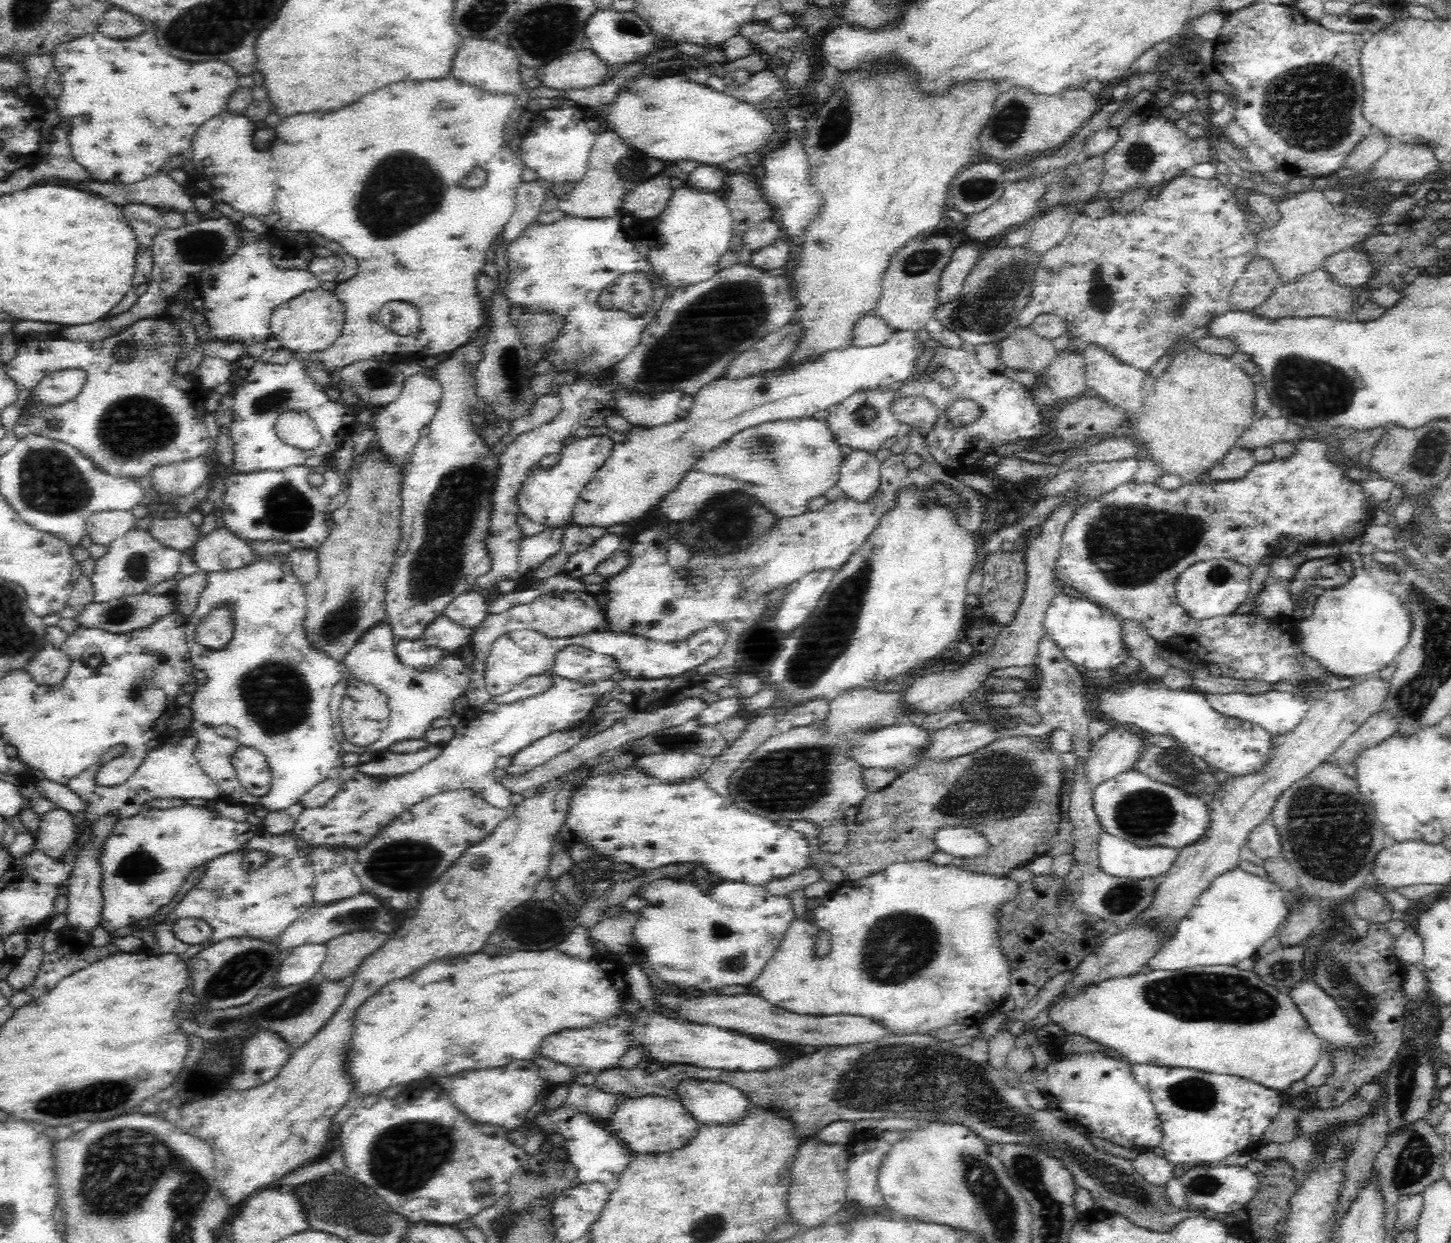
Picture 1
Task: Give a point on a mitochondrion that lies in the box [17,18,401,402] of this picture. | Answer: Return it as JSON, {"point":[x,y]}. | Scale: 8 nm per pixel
{"point":[191,244]}

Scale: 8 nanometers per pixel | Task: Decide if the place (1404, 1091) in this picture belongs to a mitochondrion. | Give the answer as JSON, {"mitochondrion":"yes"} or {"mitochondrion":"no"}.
{"mitochondrion":"yes"}

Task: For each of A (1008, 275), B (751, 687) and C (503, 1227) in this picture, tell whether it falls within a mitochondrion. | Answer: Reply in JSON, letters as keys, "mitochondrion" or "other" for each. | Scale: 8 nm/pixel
{"A":"mitochondrion","B":"other","C":"other"}

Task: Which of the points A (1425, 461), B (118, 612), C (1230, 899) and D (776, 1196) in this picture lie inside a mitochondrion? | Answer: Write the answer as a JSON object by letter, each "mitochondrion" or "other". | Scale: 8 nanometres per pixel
{"A":"mitochondrion","B":"mitochondrion","C":"other","D":"other"}

